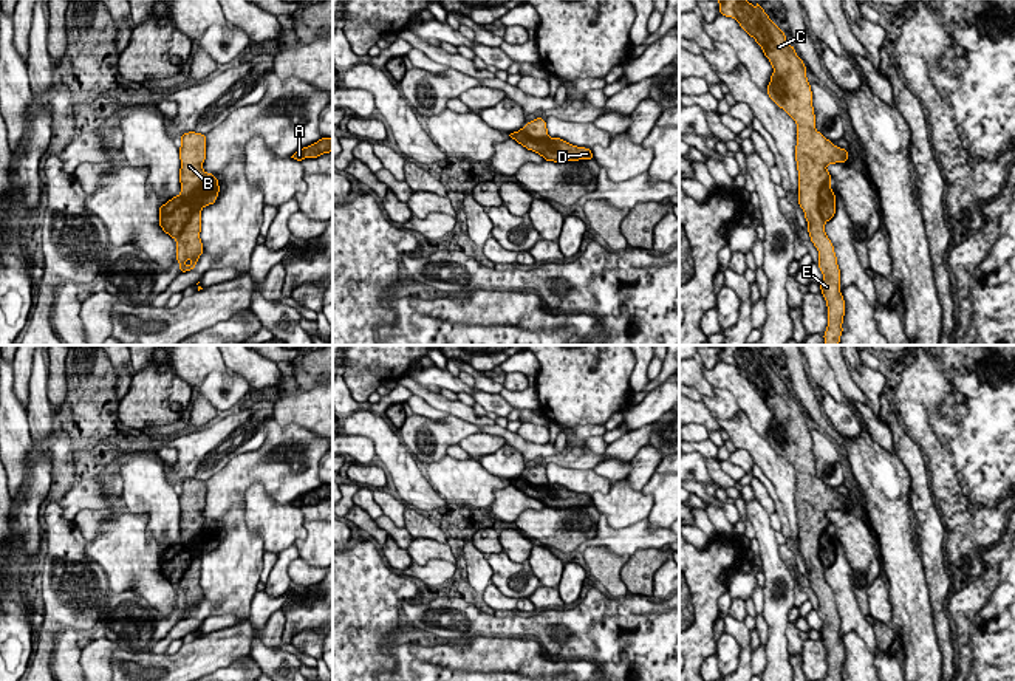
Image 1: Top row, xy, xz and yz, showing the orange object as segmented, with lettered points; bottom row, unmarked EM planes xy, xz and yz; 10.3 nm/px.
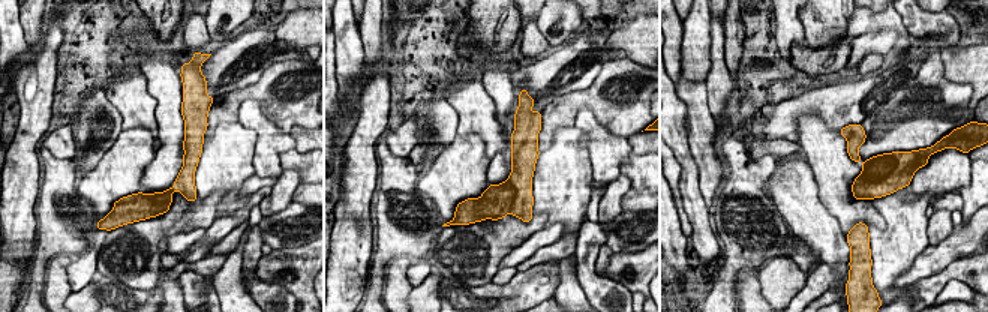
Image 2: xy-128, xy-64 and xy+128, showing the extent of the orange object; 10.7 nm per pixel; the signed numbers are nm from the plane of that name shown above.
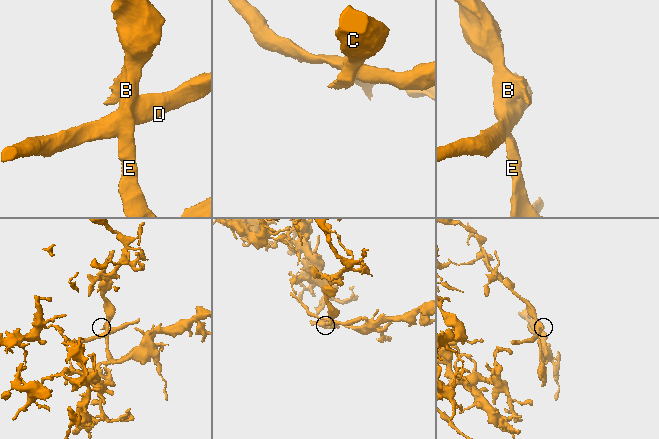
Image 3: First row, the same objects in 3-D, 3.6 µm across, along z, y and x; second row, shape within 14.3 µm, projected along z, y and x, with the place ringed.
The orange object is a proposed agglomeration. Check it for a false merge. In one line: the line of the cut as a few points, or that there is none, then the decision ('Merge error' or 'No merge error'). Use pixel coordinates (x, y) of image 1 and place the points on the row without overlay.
No split. No merge error

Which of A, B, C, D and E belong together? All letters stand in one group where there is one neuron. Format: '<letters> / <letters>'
A B C D E

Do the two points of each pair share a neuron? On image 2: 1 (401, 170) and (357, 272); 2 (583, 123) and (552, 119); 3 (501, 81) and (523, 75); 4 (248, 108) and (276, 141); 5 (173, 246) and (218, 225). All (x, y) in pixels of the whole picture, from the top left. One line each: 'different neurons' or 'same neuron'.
1: different neurons
2: different neurons
3: different neurons
4: same neuron
5: different neurons

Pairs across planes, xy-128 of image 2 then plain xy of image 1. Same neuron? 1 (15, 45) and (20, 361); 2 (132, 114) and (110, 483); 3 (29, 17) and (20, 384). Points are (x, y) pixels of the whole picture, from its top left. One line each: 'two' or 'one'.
1: two
2: two
3: two

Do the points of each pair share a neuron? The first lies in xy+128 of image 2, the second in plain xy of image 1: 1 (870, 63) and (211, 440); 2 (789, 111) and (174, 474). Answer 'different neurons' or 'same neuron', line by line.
1: different neurons
2: same neuron

